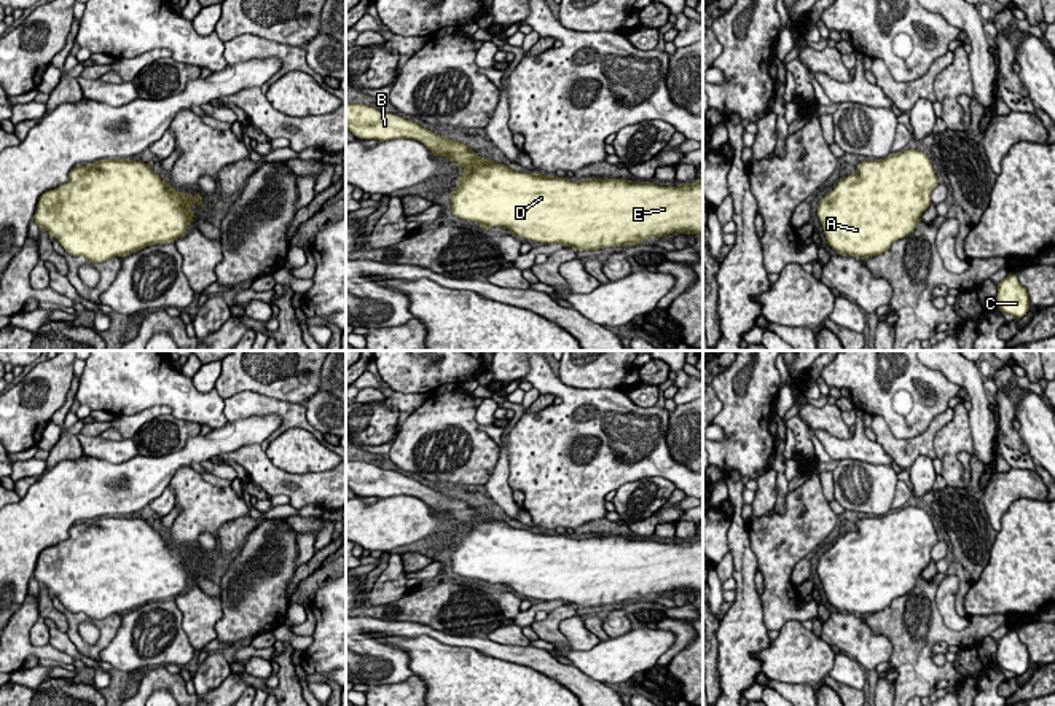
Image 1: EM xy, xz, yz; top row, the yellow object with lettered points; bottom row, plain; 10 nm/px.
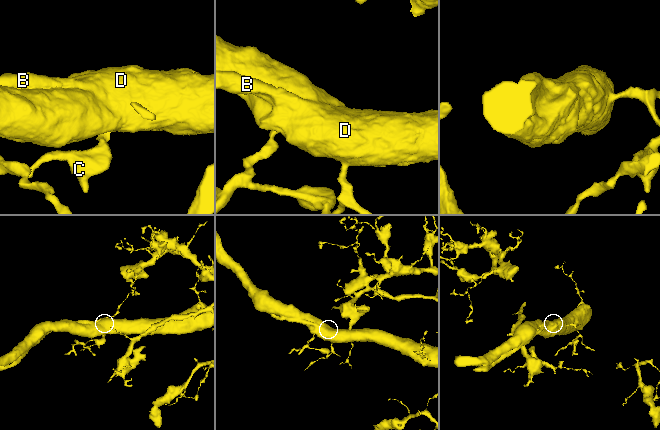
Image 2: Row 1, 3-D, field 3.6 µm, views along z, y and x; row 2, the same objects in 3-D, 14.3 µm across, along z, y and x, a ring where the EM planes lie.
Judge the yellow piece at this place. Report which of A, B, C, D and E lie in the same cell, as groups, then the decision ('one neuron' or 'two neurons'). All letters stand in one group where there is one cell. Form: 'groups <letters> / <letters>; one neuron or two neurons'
groups A B C D E; one neuron

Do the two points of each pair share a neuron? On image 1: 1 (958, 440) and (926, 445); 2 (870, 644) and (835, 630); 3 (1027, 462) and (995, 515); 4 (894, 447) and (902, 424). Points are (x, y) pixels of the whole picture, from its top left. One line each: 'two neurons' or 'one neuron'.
1: two neurons
2: one neuron
3: two neurons
4: two neurons

